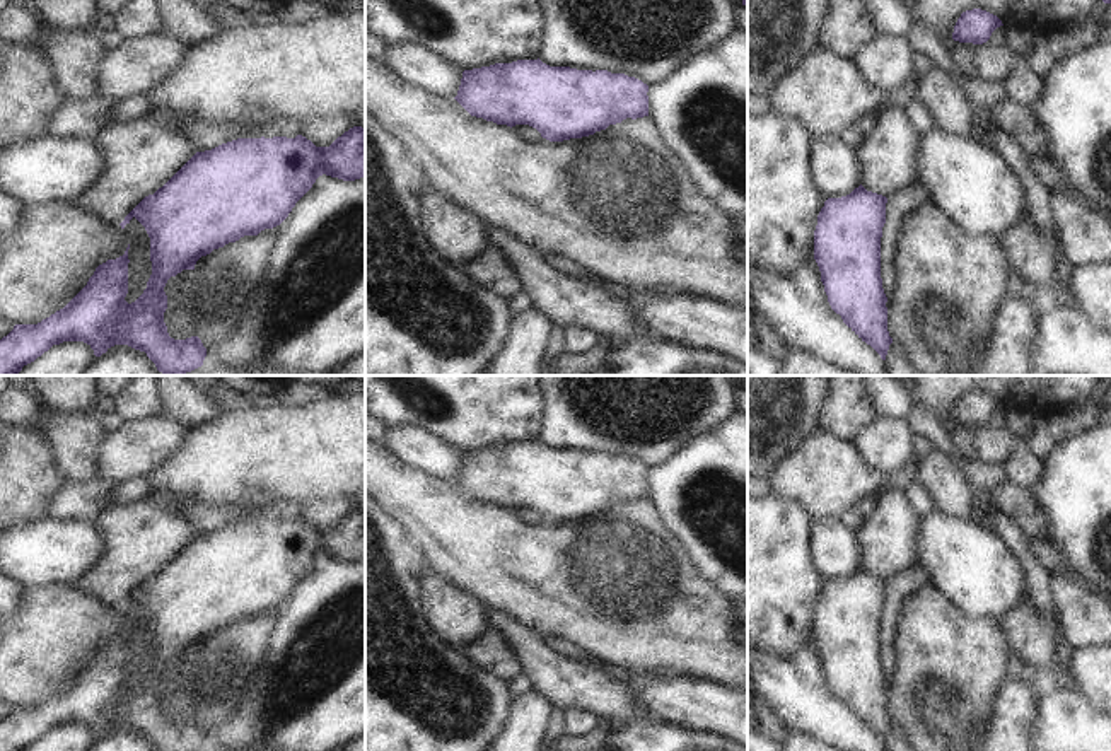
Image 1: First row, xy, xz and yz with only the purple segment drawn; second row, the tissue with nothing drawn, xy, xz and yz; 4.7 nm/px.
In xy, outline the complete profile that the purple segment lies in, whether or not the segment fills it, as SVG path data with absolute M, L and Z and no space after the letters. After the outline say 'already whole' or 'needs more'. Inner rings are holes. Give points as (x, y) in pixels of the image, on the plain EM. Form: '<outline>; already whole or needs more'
M350 510L329 529L316 529L305 519L297 517L295 521L237 521L212 533L196 534L119 606L125 611L135 599L150 620L152 657L143 676L131 686L125 683L128 676L128 626L123 638L99 647L87 667L63 691L38 707L15 707L0 722L0 751L22 751L63 724L84 724L96 739L114 727L128 727L145 734L157 751L201 749L206 739L201 722L198 719L174 722L167 715L164 705L167 662L183 652L195 652L196 643L213 632L280 608L323 556L343 563L365 560L365 510Z; already whole

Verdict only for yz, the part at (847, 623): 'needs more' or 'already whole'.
already whole

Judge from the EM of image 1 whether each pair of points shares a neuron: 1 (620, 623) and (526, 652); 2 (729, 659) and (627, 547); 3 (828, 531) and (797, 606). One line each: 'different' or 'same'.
1: different
2: same
3: different

